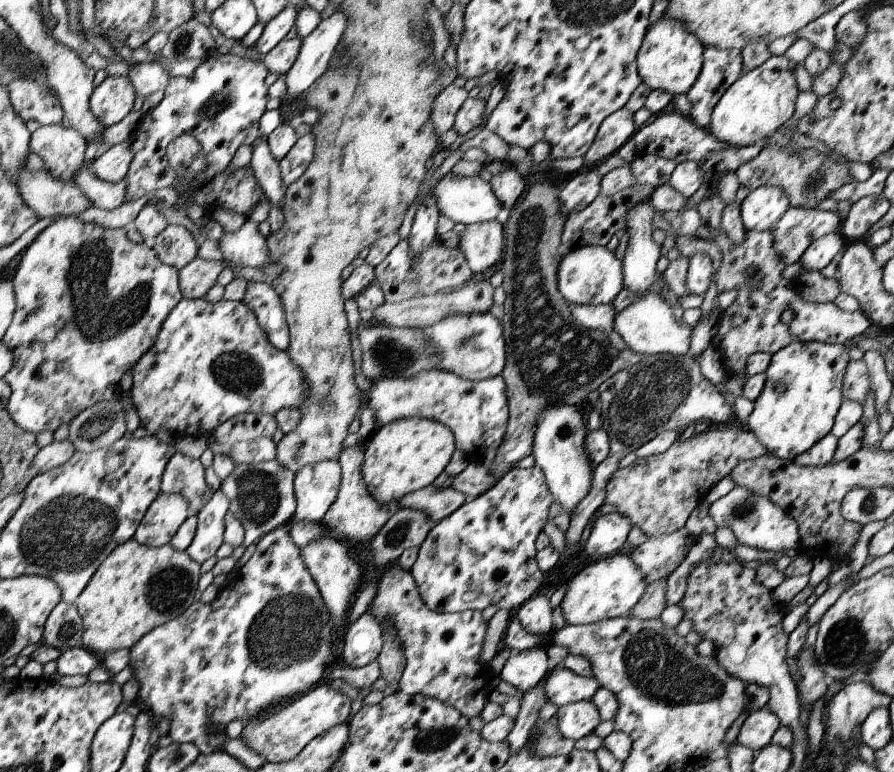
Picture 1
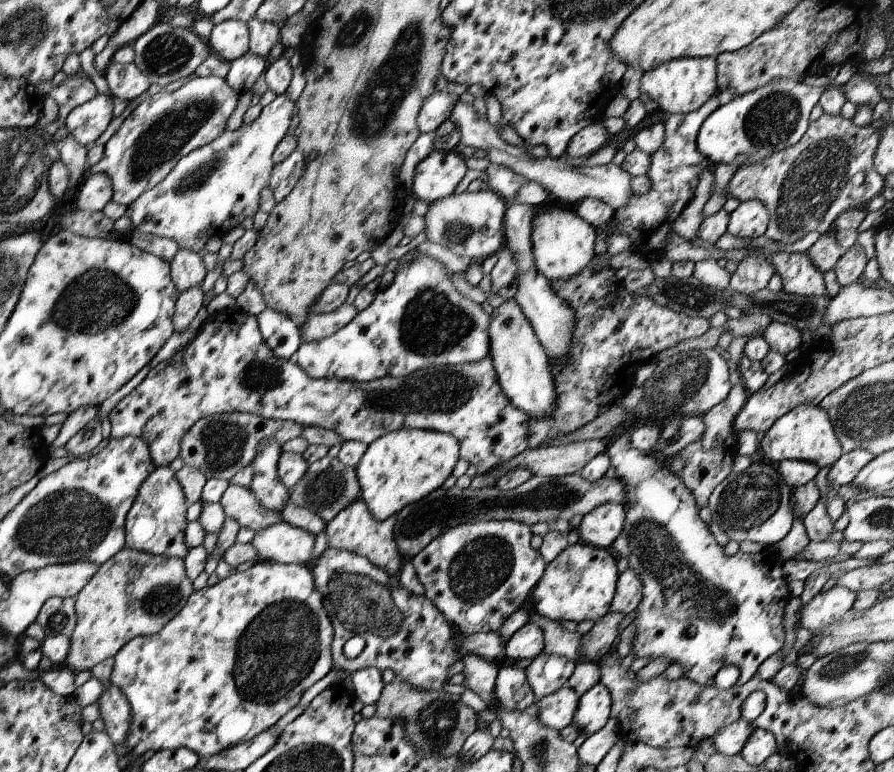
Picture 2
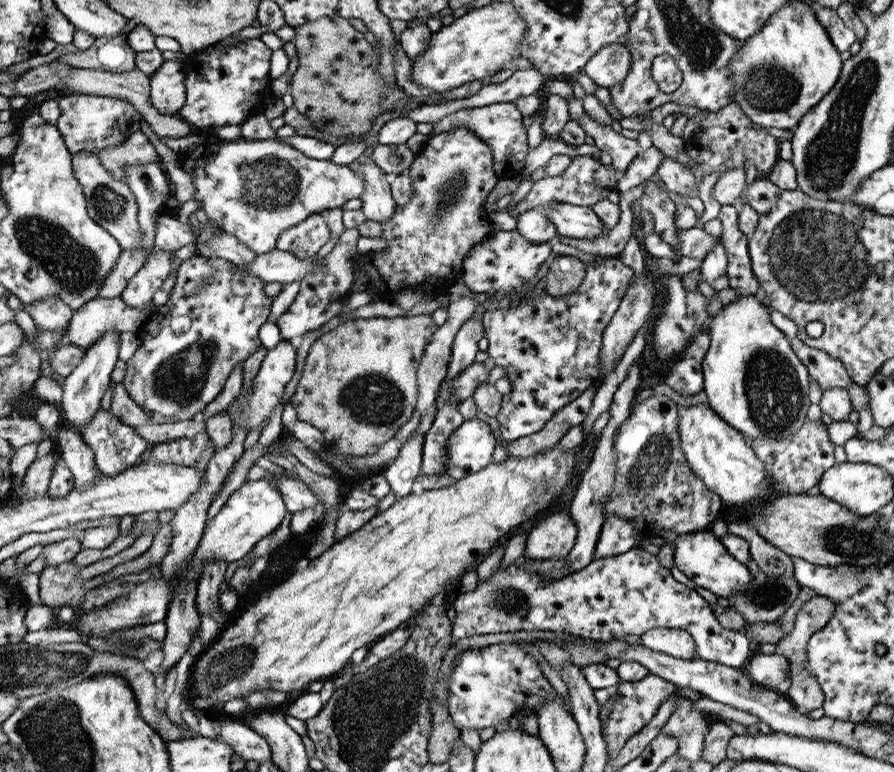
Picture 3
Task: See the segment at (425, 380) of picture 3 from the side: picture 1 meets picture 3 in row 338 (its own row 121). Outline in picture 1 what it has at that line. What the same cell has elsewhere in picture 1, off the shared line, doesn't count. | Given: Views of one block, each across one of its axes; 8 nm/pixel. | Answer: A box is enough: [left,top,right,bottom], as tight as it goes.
[430,85,468,136]

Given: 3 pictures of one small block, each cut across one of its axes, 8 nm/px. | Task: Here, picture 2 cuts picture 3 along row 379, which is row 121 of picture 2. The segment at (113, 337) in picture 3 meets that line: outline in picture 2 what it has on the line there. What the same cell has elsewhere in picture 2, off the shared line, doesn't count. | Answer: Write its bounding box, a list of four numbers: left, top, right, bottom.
[62,93,116,146]

